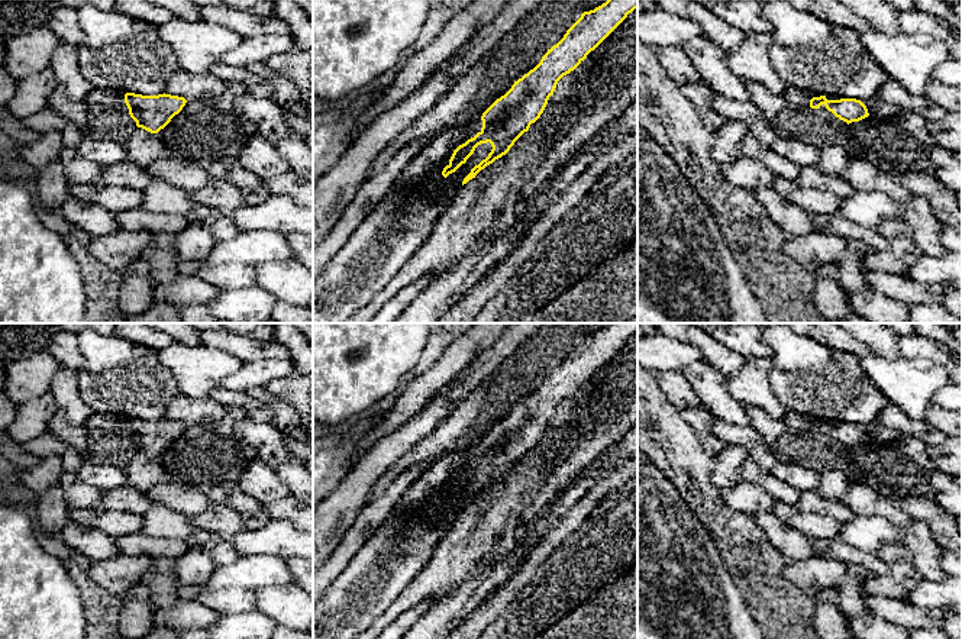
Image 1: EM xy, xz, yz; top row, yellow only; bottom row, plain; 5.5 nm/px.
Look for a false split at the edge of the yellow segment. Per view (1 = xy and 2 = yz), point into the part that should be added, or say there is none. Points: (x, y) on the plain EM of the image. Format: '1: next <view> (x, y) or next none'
1: next xy (106, 422)
2: next yz (799, 422)

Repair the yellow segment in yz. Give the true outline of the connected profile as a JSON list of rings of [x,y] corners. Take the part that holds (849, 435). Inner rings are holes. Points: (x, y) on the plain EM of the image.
[[[788,412],[781,420],[798,432],[808,430],[811,433],[824,433],[832,440],[846,446],[849,454],[852,454],[853,449],[858,449],[869,439],[888,440],[903,436],[903,433],[898,430],[885,427],[879,423],[840,423],[832,420],[820,420],[813,416],[800,414],[797,412]]]

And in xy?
[[[93,413],[83,426],[91,430],[127,436],[138,452],[151,458],[158,458],[164,454],[187,427],[184,422],[165,417],[158,420],[142,420],[110,413]]]

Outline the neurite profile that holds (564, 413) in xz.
[[[578,390],[574,396],[569,398],[564,400],[553,416],[553,419],[549,422],[548,427],[551,429],[558,429],[561,426],[565,426],[571,422],[572,419],[572,412],[578,406],[584,406],[588,398],[588,391],[585,390]]]

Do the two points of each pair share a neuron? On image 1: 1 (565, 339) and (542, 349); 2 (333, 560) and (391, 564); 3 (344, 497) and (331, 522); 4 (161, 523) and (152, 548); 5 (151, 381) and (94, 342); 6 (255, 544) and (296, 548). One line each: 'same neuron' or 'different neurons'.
1: same neuron
2: different neurons
3: same neuron
4: different neurons
5: same neuron
6: same neuron

